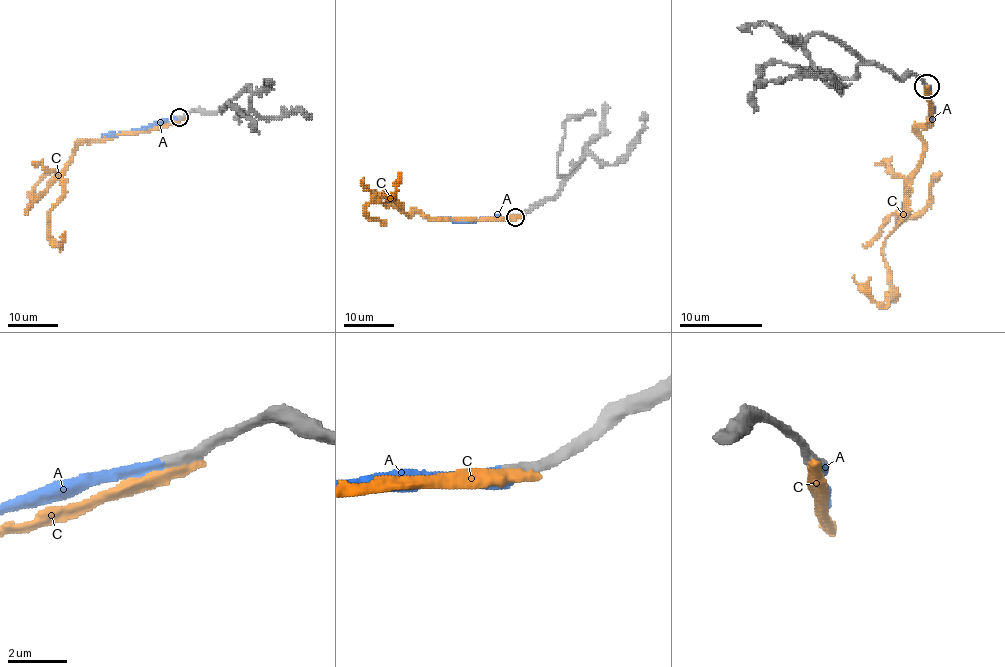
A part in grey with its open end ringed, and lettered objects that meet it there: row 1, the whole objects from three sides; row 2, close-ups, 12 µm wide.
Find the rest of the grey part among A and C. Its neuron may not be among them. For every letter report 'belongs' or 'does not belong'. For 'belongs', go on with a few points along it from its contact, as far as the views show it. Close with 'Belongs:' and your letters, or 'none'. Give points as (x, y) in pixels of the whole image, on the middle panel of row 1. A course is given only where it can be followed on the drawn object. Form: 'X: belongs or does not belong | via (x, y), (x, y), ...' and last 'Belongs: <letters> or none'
A: belongs | via (514, 217), (437, 217)
C: does not belong
Belongs: A

